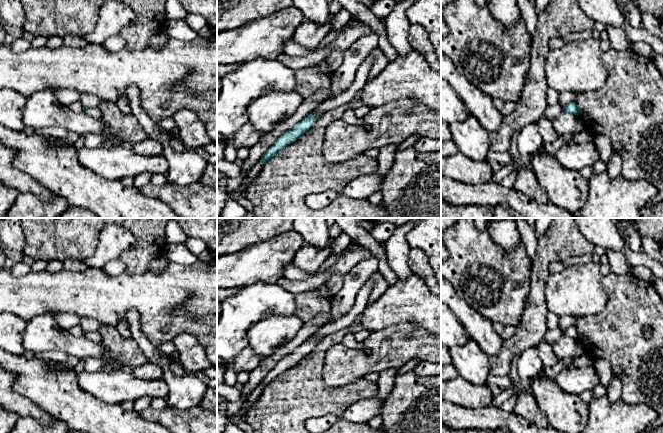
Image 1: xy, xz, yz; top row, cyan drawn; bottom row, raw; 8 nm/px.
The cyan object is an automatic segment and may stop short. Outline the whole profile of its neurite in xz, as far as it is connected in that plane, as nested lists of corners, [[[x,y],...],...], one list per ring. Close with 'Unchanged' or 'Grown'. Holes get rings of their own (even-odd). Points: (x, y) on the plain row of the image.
[[[310,337],[296,349],[294,349],[291,353],[284,356],[266,375],[260,385],[265,388],[280,374],[295,366],[299,361],[301,361],[305,356],[307,356],[314,349],[316,344],[319,343],[322,339],[323,337]]]. Grown

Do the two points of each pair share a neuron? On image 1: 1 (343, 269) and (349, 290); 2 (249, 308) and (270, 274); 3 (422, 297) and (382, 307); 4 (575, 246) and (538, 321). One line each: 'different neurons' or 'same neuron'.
1: different neurons
2: different neurons
3: same neuron
4: same neuron

